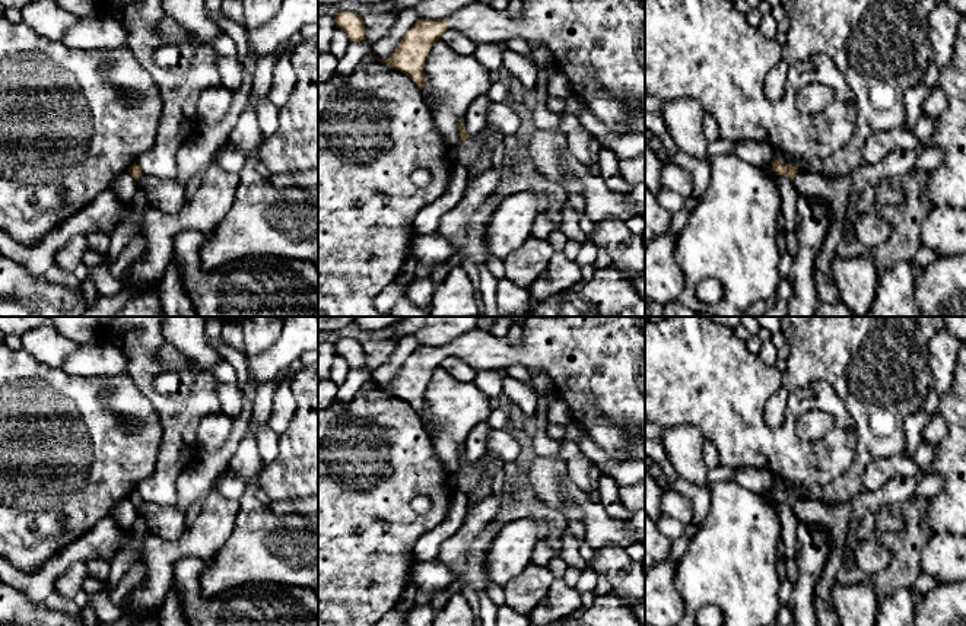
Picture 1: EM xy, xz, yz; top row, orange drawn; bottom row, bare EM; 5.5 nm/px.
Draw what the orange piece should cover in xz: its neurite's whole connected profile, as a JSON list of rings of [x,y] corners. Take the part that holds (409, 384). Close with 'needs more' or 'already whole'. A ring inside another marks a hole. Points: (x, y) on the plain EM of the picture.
[[[531,317],[531,318],[528,318],[528,320],[525,320],[525,321],[524,321],[524,322],[522,322],[522,333],[524,333],[524,334],[522,334],[522,339],[521,339],[521,340],[519,340],[519,341],[517,341],[517,343],[511,343],[511,341],[509,341],[509,340],[508,340],[508,339],[506,339],[506,337],[496,337],[496,336],[493,336],[493,334],[490,334],[490,333],[487,333],[487,331],[483,331],[483,330],[479,330],[479,328],[476,328],[476,330],[473,330],[473,331],[468,331],[468,333],[465,333],[465,334],[463,334],[463,336],[461,336],[461,337],[457,337],[457,339],[454,339],[454,340],[452,340],[452,341],[449,341],[449,343],[447,343],[447,344],[444,344],[444,346],[419,346],[419,347],[417,347],[417,349],[416,349],[416,350],[414,350],[414,352],[413,352],[413,353],[411,353],[411,355],[410,355],[410,356],[409,356],[409,358],[407,358],[407,359],[406,359],[406,360],[404,360],[404,363],[403,363],[403,366],[401,366],[401,368],[400,368],[400,371],[398,371],[398,374],[397,374],[397,375],[395,375],[395,376],[394,376],[394,379],[393,379],[393,382],[391,382],[391,384],[390,384],[390,385],[387,385],[387,387],[379,387],[379,385],[376,385],[376,384],[374,384],[374,382],[372,382],[372,379],[371,379],[371,375],[369,375],[369,384],[372,384],[372,385],[375,385],[375,387],[378,387],[378,388],[382,388],[382,390],[385,390],[385,391],[387,391],[387,393],[390,393],[390,394],[391,394],[391,395],[395,395],[395,397],[400,397],[400,398],[401,398],[401,400],[404,400],[404,401],[406,401],[406,403],[409,403],[409,404],[410,404],[410,406],[411,406],[411,407],[413,407],[413,409],[414,409],[414,410],[416,410],[416,411],[417,411],[417,414],[419,414],[419,416],[422,416],[422,414],[423,414],[423,411],[425,411],[425,409],[426,409],[426,404],[425,404],[425,400],[423,400],[423,393],[425,393],[425,385],[426,385],[426,382],[428,382],[428,379],[429,379],[429,376],[430,376],[430,374],[432,374],[432,371],[433,371],[433,369],[435,369],[435,368],[438,368],[438,366],[439,366],[439,365],[441,365],[441,362],[442,362],[442,360],[444,360],[444,359],[445,359],[445,358],[458,358],[458,359],[461,359],[461,360],[464,360],[464,362],[465,362],[465,363],[468,363],[468,365],[470,365],[470,366],[471,366],[471,368],[473,368],[473,369],[476,369],[476,371],[482,371],[482,369],[506,369],[506,368],[508,368],[508,366],[512,366],[512,365],[521,365],[521,366],[524,366],[524,368],[527,368],[527,369],[528,369],[528,371],[530,371],[530,372],[544,372],[544,374],[547,374],[547,375],[549,375],[549,376],[550,376],[550,379],[552,379],[552,382],[553,382],[553,388],[555,388],[555,390],[556,390],[556,394],[557,394],[557,395],[559,395],[559,397],[560,397],[560,398],[563,398],[563,400],[565,400],[565,403],[566,403],[566,404],[568,404],[568,407],[569,407],[569,411],[571,411],[571,416],[572,416],[572,419],[573,419],[573,422],[575,422],[575,423],[578,423],[578,425],[579,425],[579,426],[581,426],[581,428],[582,428],[582,430],[585,430],[585,432],[587,432],[587,433],[588,433],[588,435],[590,435],[590,438],[591,438],[591,439],[592,439],[592,441],[594,441],[594,442],[595,442],[595,444],[597,444],[597,445],[598,445],[598,447],[600,447],[600,448],[601,448],[601,449],[603,449],[603,451],[604,451],[604,452],[606,452],[606,454],[607,454],[607,457],[608,457],[608,458],[611,458],[611,460],[614,460],[614,461],[619,461],[619,463],[622,463],[622,461],[627,461],[627,460],[630,460],[630,458],[629,458],[629,455],[627,455],[627,454],[626,454],[626,449],[627,449],[627,442],[629,442],[629,441],[641,441],[641,439],[645,439],[645,317]]]; needs more

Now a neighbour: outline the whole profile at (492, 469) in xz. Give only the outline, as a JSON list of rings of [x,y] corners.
[[[492,461],[484,464],[484,473],[482,476],[482,482],[470,495],[470,502],[477,503],[480,499],[486,498],[493,492],[493,479],[499,474],[503,464],[502,461]]]

